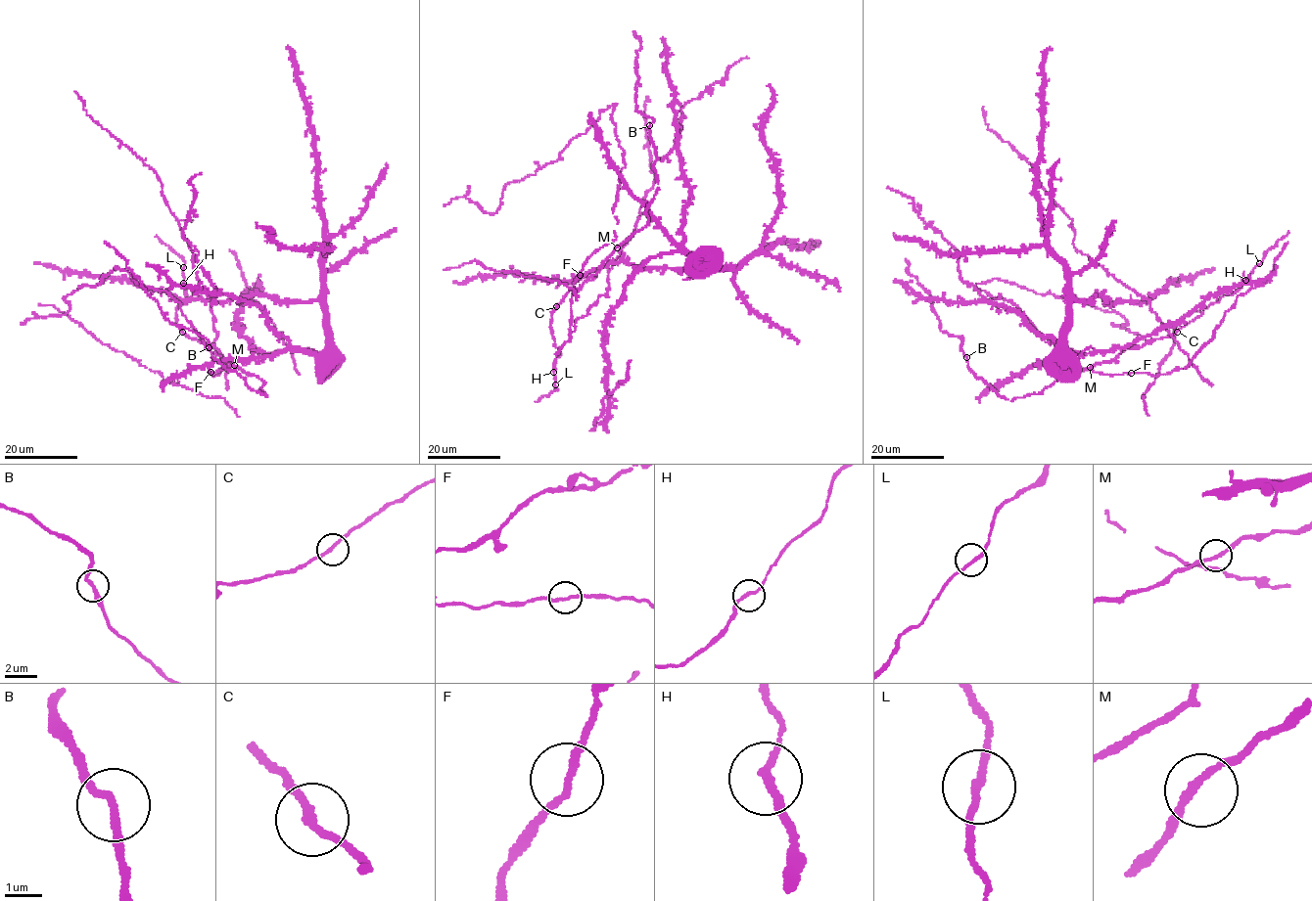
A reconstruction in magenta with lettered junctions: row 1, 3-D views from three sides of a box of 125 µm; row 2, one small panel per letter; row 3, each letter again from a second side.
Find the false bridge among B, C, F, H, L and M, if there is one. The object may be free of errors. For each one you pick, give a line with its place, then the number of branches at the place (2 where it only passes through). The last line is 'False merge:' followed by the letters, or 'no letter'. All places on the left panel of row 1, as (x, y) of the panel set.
False merge: no letter

